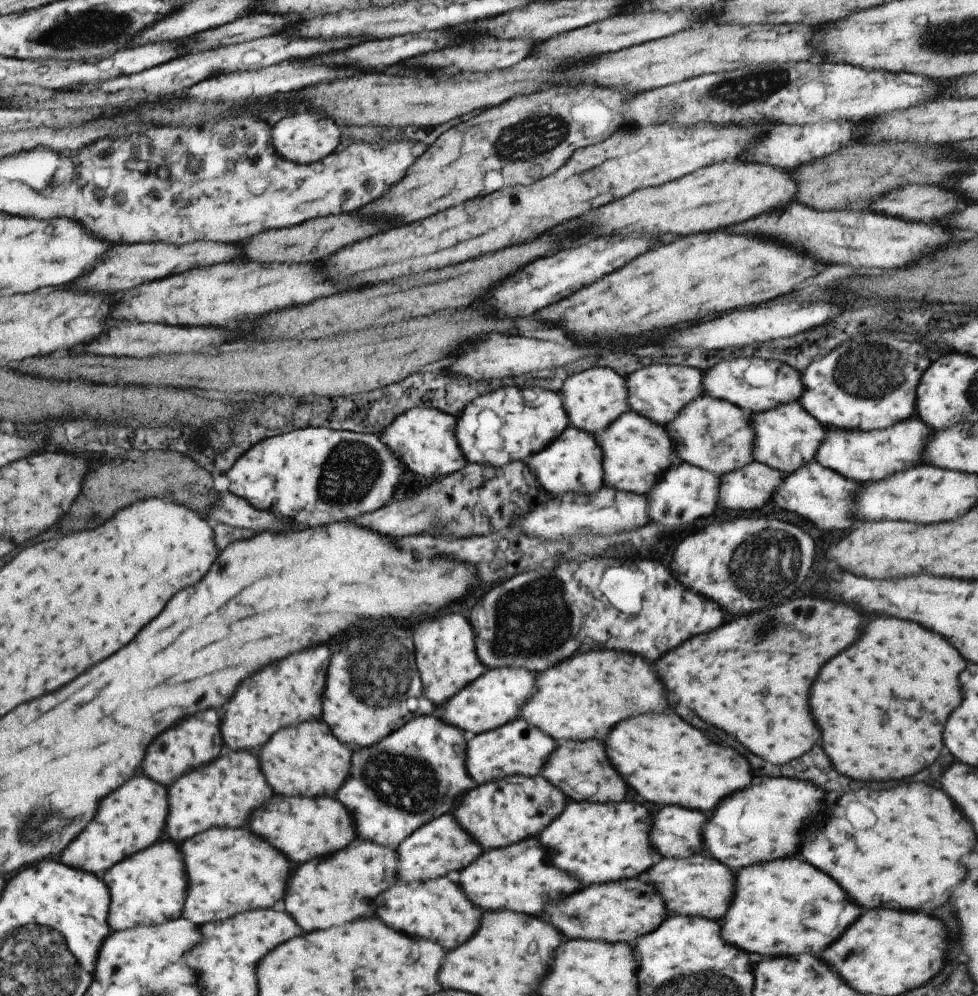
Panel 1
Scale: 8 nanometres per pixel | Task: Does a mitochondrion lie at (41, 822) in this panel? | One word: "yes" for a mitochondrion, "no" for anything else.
yes

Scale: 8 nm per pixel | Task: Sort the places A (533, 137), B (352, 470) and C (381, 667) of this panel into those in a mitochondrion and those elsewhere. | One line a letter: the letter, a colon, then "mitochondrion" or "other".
A: mitochondrion
B: mitochondrion
C: mitochondrion

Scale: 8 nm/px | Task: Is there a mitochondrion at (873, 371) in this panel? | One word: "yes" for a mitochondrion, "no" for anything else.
yes

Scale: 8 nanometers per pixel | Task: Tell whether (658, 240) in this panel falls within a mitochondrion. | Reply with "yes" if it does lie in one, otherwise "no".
no

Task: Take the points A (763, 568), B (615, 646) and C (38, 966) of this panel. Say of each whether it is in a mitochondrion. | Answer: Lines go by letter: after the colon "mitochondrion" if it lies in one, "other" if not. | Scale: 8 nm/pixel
A: mitochondrion
B: other
C: mitochondrion

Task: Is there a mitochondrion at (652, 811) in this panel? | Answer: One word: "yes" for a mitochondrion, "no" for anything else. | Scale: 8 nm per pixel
no

